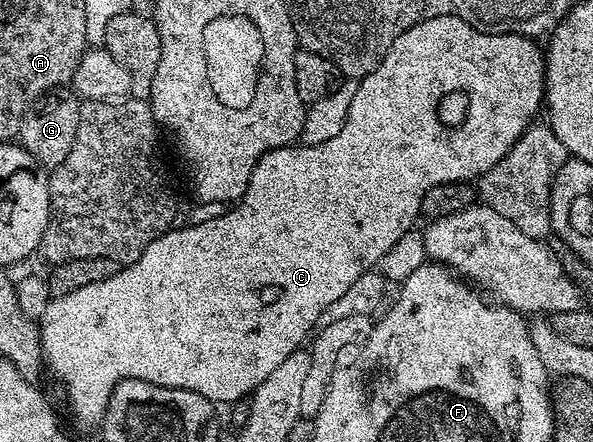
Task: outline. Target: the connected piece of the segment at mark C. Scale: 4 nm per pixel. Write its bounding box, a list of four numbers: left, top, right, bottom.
[38,16,545,425]

